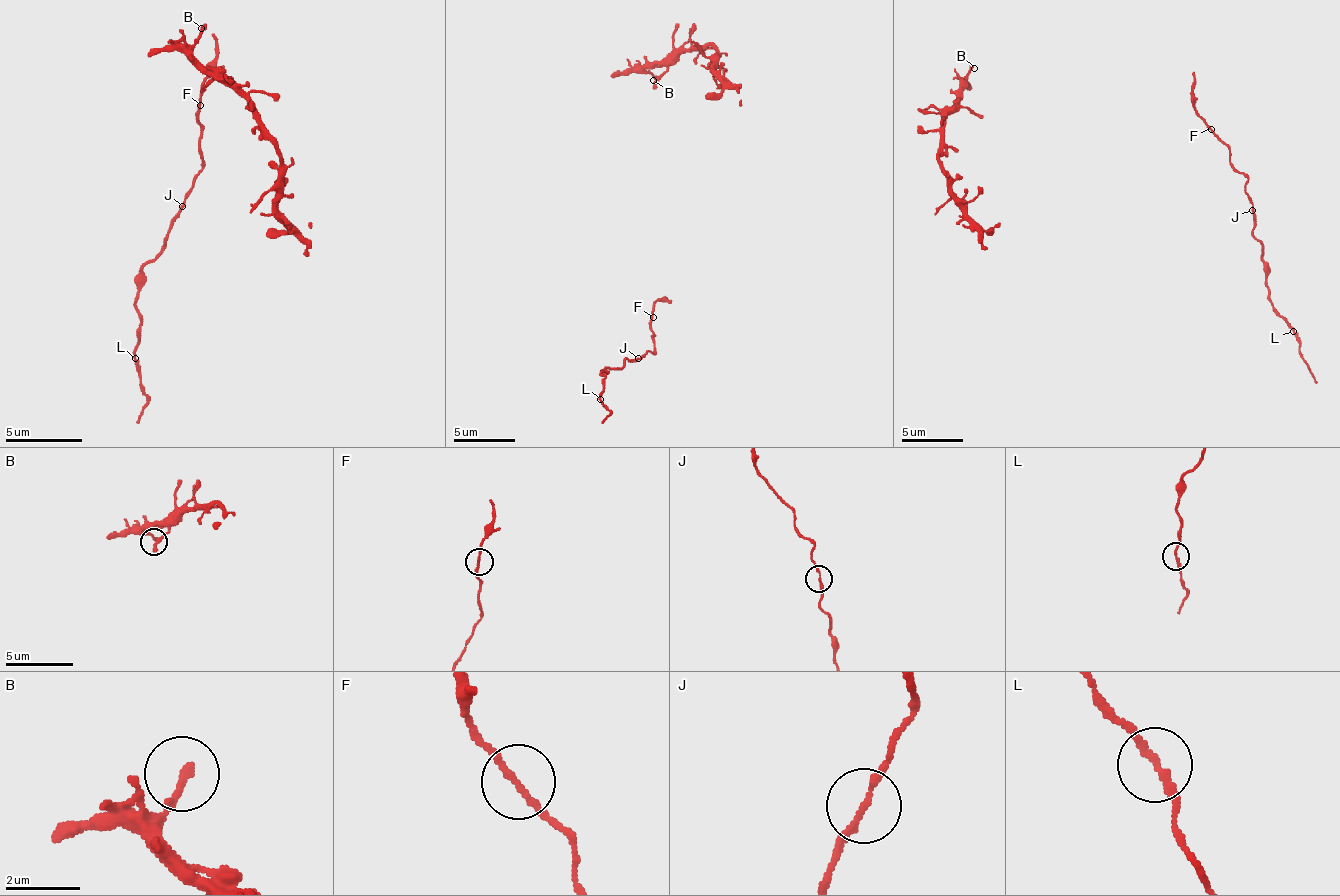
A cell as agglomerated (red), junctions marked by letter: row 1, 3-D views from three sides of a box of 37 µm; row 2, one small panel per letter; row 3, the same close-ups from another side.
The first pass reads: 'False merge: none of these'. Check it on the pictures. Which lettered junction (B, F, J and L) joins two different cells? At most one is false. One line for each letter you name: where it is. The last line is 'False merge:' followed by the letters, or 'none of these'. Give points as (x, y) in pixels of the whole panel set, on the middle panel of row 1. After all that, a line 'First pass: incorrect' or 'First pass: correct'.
False merge: none of these
First pass: correct

